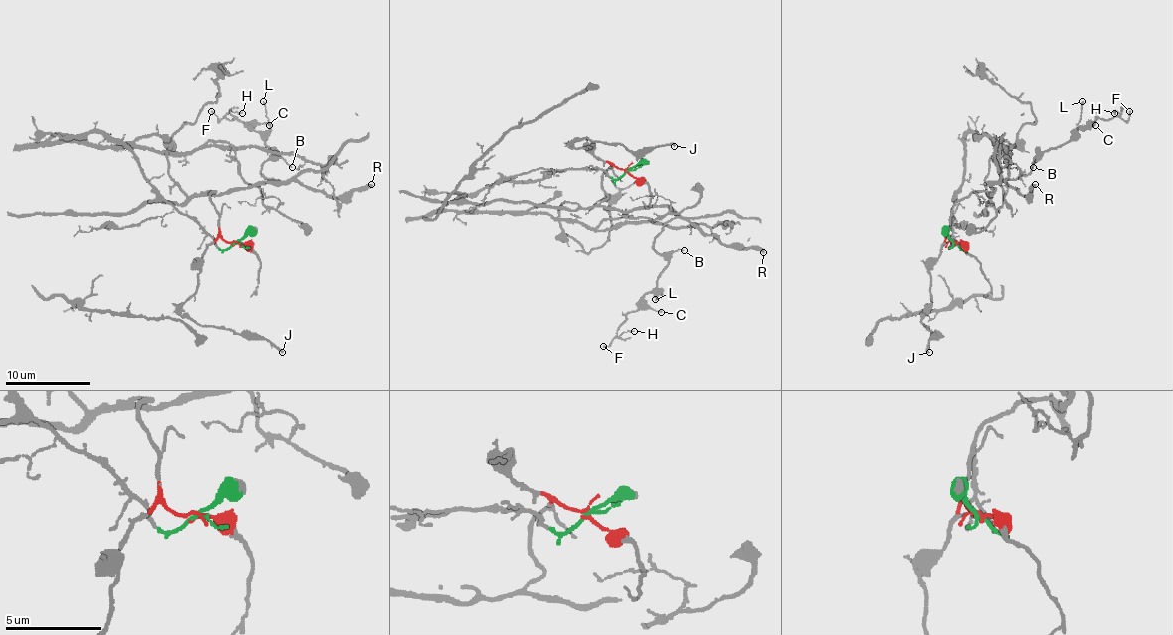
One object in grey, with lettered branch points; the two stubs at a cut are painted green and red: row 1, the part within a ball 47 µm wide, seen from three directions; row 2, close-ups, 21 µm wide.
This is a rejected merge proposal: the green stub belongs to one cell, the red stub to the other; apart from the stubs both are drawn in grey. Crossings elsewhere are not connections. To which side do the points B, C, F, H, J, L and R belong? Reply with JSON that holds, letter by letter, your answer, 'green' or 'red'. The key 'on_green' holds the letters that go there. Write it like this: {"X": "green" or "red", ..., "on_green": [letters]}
{"B": "red", "C": "red", "F": "red", "H": "red", "J": "red", "L": "red", "R": "red", "on_green": []}

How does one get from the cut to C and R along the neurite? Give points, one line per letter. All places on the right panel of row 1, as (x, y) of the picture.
C: (953, 241), (949, 215), (959, 201), (1027, 173), (1044, 152), (1095, 124)
R: (953, 241), (951, 209), (959, 201), (989, 194), (989, 184), (1004, 181), (1027, 196), (1036, 184)

